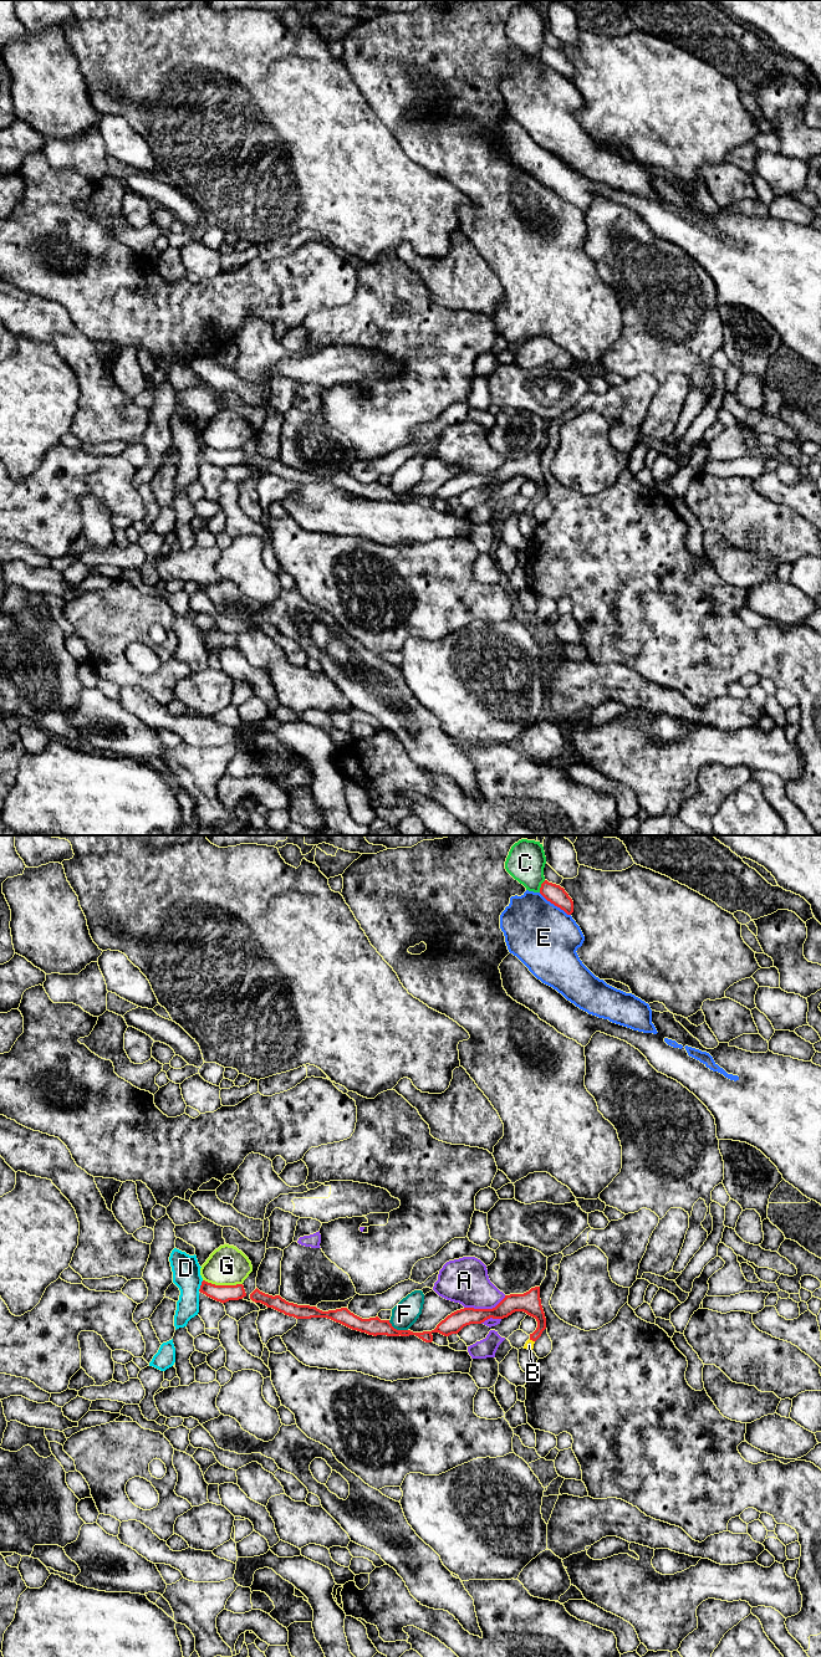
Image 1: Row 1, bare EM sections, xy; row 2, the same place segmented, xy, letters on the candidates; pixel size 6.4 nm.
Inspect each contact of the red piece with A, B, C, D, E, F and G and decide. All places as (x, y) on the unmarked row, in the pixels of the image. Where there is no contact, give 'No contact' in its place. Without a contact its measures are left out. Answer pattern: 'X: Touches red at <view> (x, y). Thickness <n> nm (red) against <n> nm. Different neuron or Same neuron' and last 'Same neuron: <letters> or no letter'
A: Touches red at xy (484, 474). Thickness 120 nm (red) against 300 nm. Different neuron
B: Touches red at xy (531, 504). Thickness 140 nm (red) against 60 nm. Same neuron
C: Touches red at xy (541, 51). Thickness 120 nm (red) against 240 nm. Different neuron
D: Touches red at xy (200, 450). Thickness 110 nm (red) against 180 nm. Different neuron
E: Touches red at xy (555, 70). Thickness 120 nm (red) against 420 nm. Different neuron
F: Touches red at xy (396, 494). Thickness 120 nm (red) against 170 nm. Different neuron
G: Touches red at xy (223, 450). Thickness 110 nm (red) against 260 nm. Different neuron
Same neuron: B

